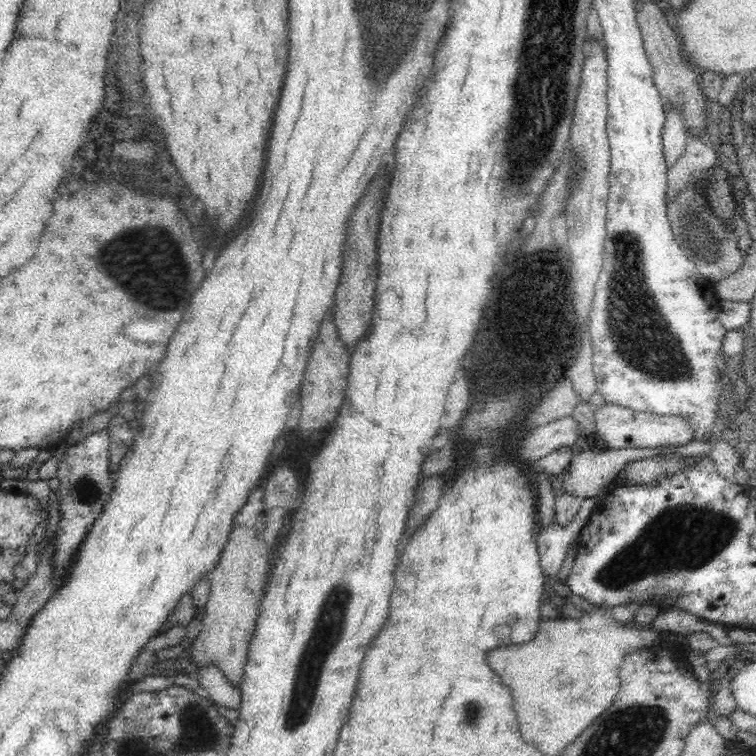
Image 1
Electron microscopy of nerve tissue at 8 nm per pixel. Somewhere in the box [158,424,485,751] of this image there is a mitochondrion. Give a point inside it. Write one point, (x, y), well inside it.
(334, 609)

